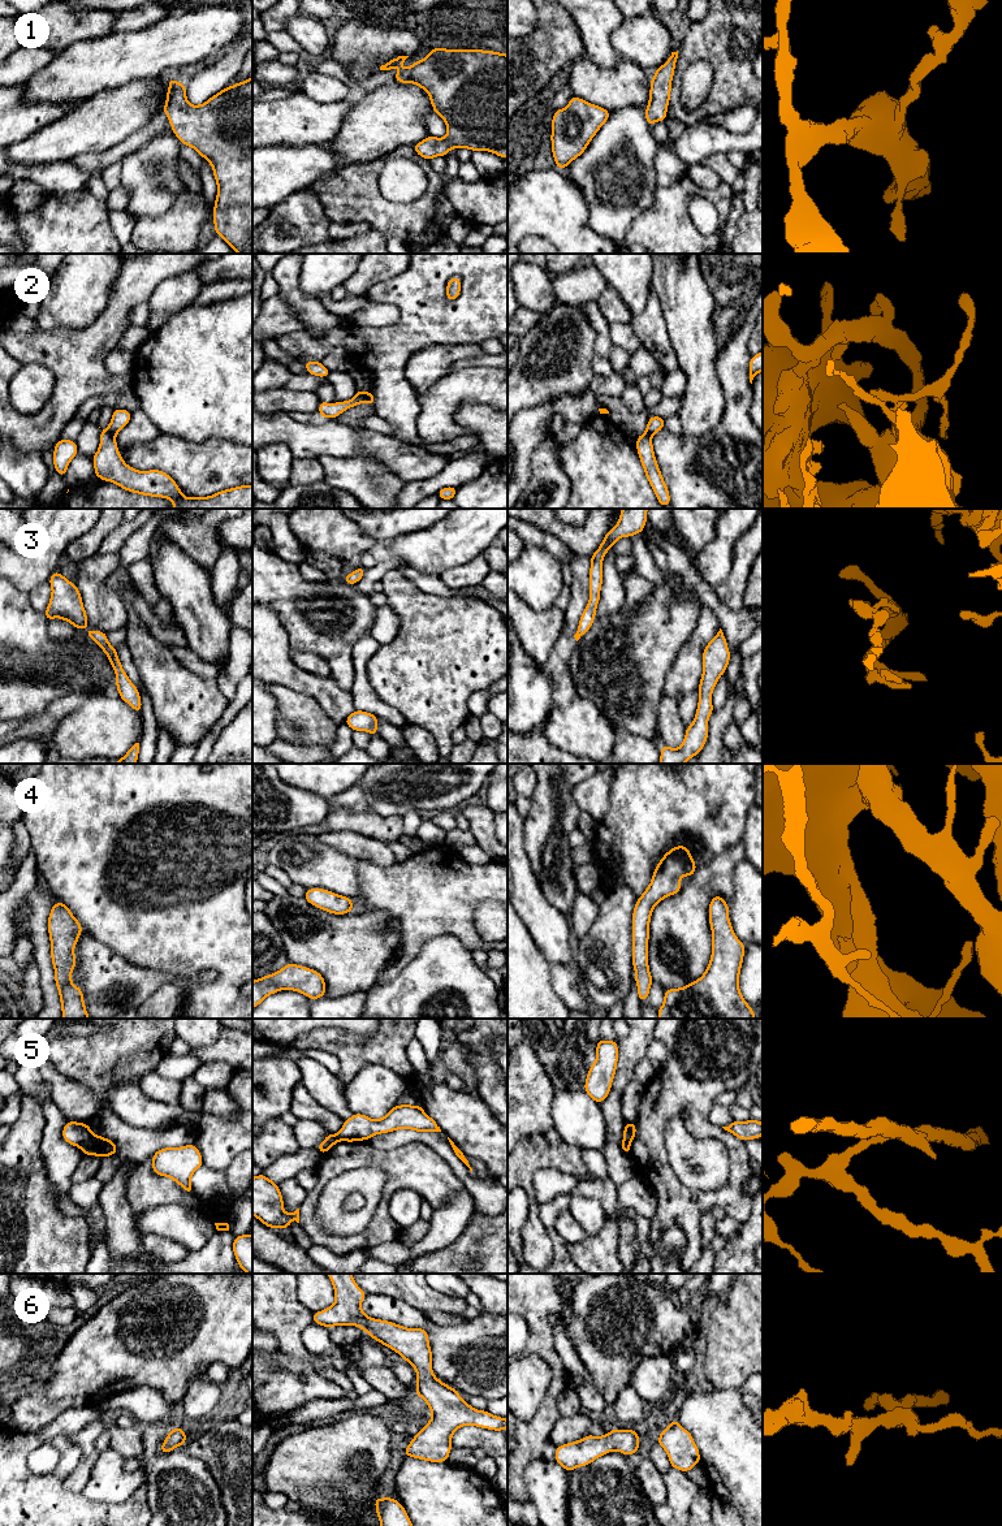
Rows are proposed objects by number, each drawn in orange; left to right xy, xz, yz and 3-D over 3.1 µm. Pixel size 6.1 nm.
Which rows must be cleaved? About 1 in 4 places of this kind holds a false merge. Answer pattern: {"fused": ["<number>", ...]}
{"fused": ["5"]}

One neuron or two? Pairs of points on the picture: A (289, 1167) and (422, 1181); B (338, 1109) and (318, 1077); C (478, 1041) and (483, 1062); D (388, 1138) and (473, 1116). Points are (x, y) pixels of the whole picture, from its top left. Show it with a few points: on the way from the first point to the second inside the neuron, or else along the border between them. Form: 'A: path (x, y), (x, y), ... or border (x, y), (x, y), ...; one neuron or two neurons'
A: border (323, 1155), (315, 1167); two neurons
B: path (335, 1101), (323, 1085); one neuron
C: path (479, 1046), (480, 1057); one neuron
D: border (441, 1131), (448, 1136); two neurons

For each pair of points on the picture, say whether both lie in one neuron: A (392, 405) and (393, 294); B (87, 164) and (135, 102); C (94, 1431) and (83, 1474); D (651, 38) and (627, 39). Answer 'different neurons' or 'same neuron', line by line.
A: same neuron
B: different neurons
C: same neuron
D: same neuron

